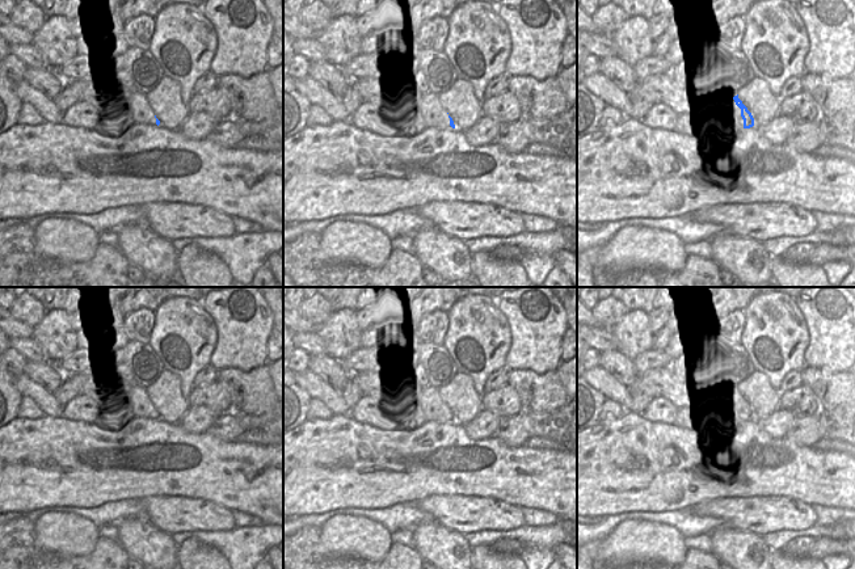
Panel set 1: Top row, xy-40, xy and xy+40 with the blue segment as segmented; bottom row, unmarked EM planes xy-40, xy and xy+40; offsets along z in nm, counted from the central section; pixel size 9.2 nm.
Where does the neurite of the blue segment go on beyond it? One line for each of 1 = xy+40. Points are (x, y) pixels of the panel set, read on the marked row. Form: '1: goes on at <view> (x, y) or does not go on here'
1: does not go on here

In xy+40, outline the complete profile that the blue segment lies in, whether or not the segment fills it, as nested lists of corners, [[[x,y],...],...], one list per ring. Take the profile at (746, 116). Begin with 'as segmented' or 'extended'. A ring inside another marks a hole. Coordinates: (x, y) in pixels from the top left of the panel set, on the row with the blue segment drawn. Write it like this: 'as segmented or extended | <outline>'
as segmented | [[[738,94],[733,97],[736,105],[741,109],[741,117],[744,119],[744,128],[750,128],[754,126],[754,118],[751,113],[747,110],[747,108],[742,104],[742,101],[738,98]]]

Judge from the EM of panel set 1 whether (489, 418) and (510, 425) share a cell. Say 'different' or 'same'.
different

